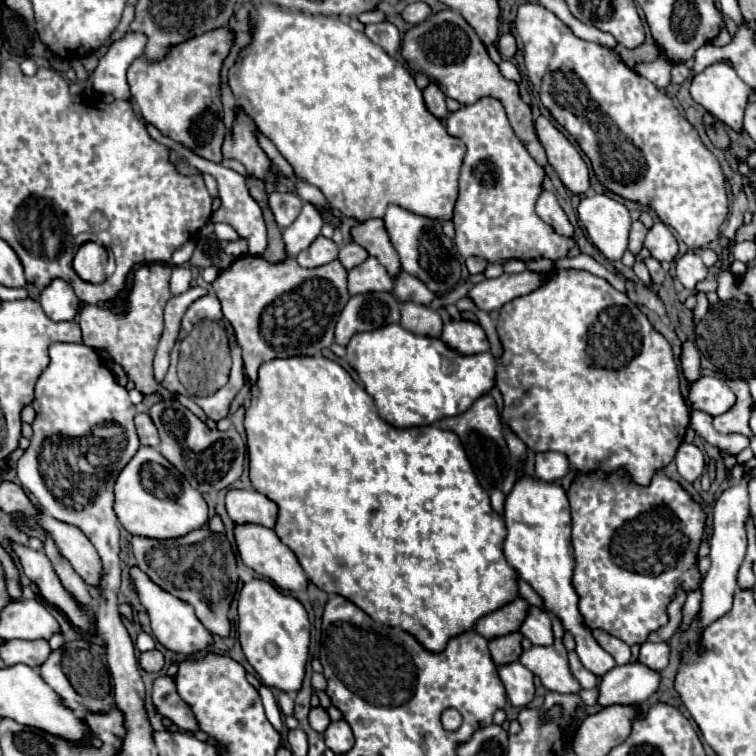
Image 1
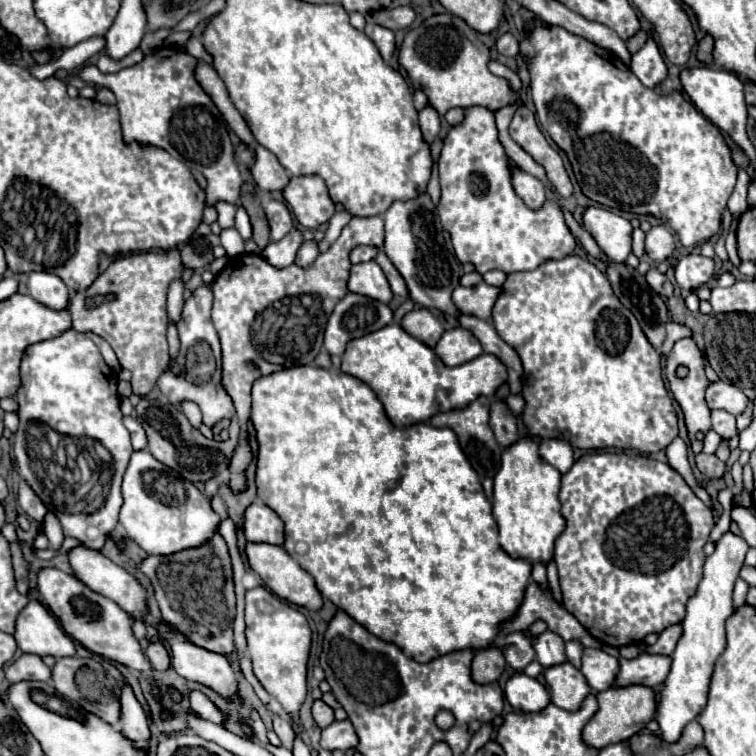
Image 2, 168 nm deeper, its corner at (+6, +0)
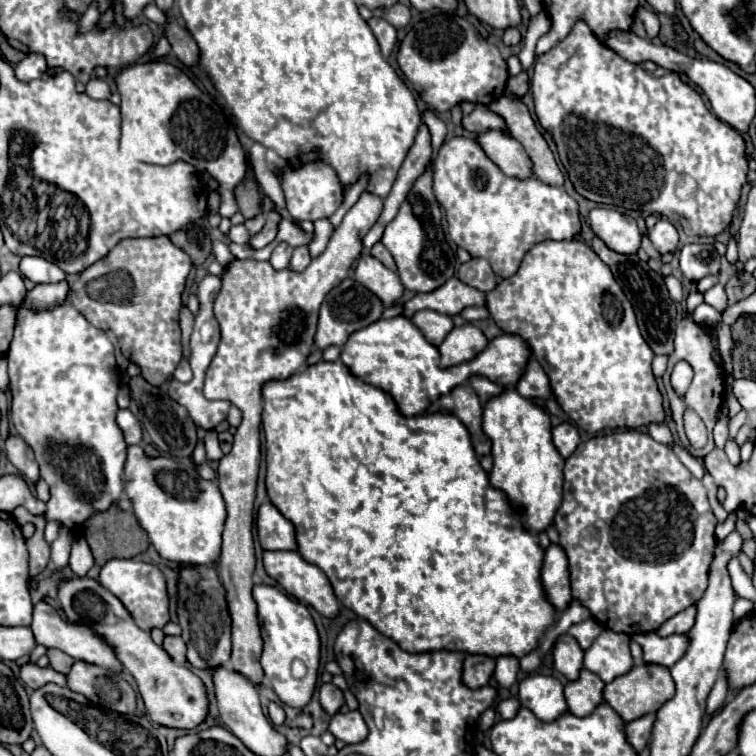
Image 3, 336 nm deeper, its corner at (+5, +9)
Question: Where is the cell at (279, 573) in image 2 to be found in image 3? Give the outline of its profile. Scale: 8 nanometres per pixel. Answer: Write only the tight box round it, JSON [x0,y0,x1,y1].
[264,550,340,618]

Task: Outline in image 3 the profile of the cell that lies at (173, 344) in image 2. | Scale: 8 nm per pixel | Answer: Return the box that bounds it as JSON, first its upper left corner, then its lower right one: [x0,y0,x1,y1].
[174,358,192,382]

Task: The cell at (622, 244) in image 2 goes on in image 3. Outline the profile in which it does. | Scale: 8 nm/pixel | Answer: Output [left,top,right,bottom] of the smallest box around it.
[588,208,642,254]

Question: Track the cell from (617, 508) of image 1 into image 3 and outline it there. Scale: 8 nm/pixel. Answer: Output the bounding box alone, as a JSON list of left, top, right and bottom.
[554,430,718,636]

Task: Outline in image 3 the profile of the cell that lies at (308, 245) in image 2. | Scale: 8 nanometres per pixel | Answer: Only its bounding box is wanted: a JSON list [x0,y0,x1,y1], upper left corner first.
[290,246,310,272]

